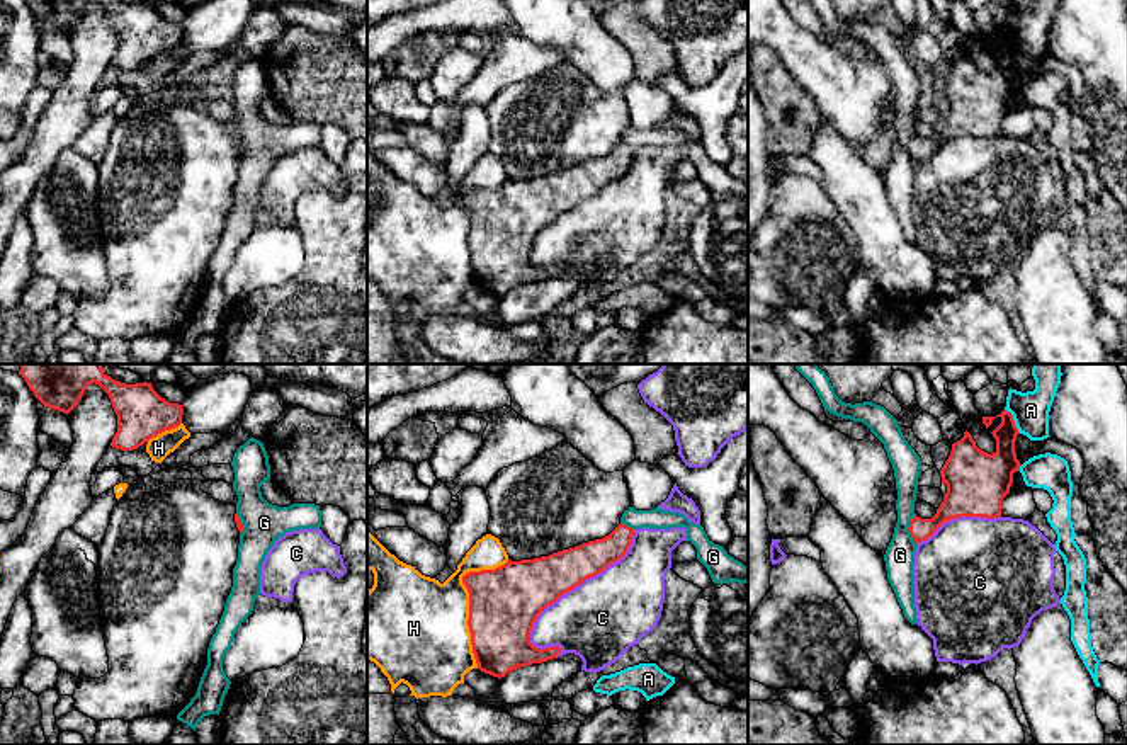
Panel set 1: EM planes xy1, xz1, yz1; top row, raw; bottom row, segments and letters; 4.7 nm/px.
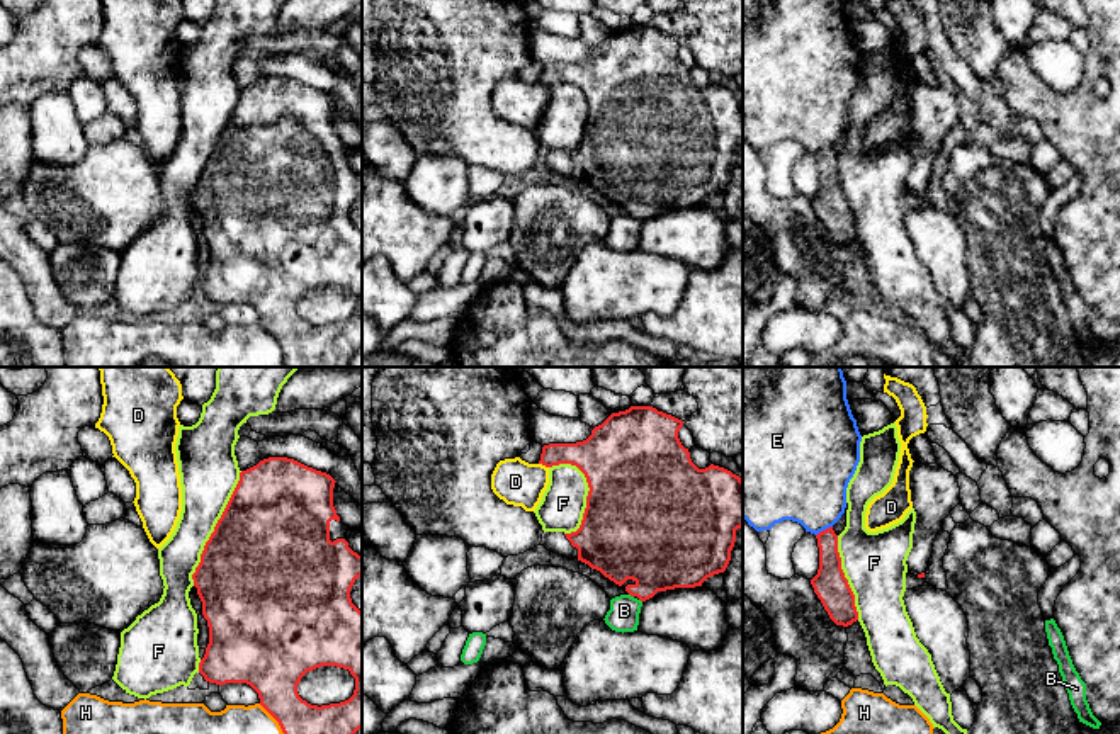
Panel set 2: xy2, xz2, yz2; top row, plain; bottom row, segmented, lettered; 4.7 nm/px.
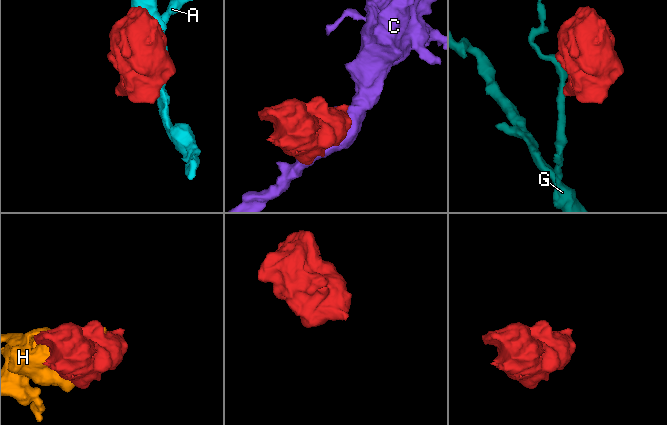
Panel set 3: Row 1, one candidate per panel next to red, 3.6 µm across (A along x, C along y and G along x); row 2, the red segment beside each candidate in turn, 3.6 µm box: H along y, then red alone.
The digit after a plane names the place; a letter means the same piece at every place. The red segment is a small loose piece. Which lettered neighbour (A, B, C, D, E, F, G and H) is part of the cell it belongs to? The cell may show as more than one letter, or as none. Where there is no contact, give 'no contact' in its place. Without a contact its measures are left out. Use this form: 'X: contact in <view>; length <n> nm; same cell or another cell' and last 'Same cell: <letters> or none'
A: contact in yz1; length 140 nm; another cell
B: contact in xz2; length 30 nm; another cell
C: contact in xz1; length 750 nm; another cell
D: contact in xz2; length 50 nm; another cell
E: contact in yz2; length 90 nm; another cell
F: contact in xy2; length 600 nm; another cell
G: contact in yz1; length 140 nm; another cell
H: contact in xz1; length 550 nm; another cell
Same cell: none

